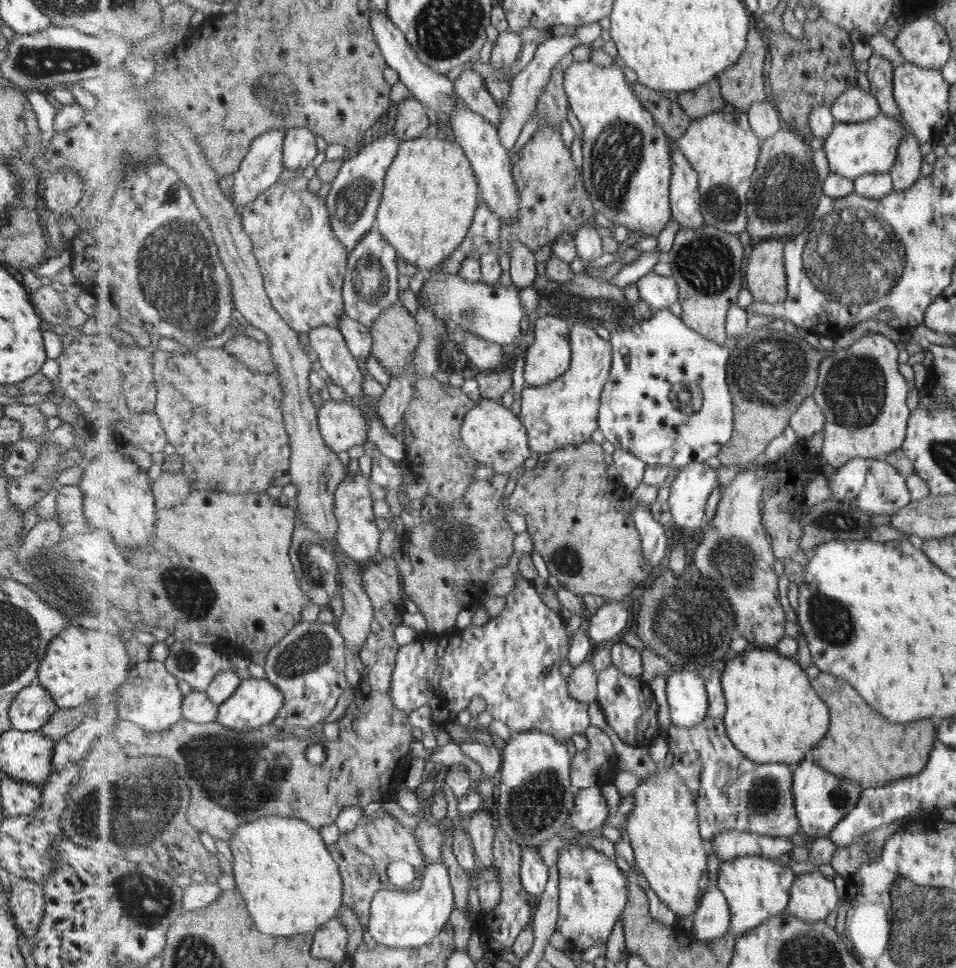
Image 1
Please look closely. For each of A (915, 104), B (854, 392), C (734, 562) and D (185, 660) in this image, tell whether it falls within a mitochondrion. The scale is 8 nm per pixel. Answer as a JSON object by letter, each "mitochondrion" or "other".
{"A":"other","B":"mitochondrion","C":"mitochondrion","D":"mitochondrion"}

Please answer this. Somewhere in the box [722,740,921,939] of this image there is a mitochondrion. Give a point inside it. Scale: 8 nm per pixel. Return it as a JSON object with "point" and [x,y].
{"point":[763,798]}

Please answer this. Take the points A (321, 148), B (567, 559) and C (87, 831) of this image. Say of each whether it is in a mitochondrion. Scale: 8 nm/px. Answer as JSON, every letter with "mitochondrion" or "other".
{"A":"other","B":"mitochondrion","C":"mitochondrion"}

